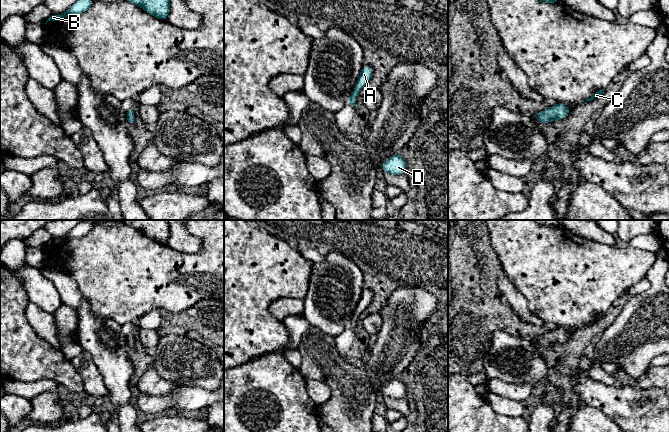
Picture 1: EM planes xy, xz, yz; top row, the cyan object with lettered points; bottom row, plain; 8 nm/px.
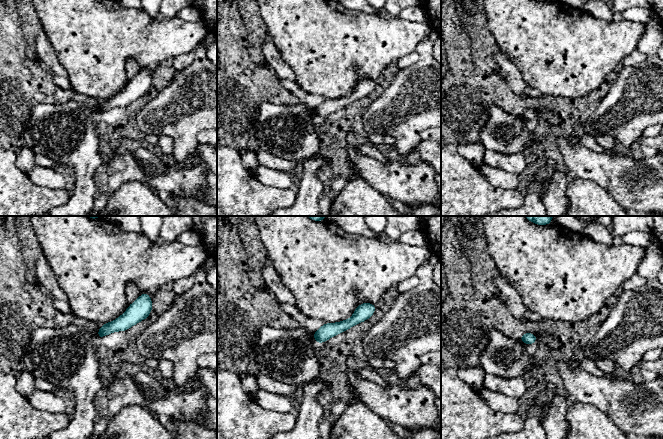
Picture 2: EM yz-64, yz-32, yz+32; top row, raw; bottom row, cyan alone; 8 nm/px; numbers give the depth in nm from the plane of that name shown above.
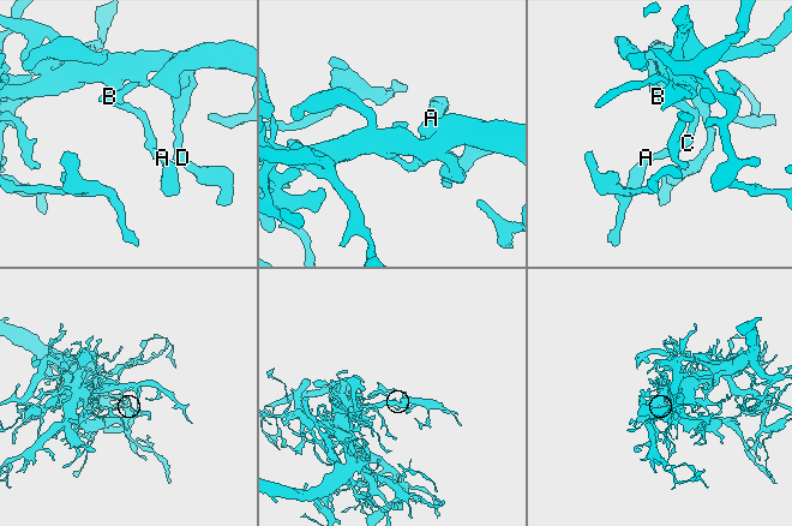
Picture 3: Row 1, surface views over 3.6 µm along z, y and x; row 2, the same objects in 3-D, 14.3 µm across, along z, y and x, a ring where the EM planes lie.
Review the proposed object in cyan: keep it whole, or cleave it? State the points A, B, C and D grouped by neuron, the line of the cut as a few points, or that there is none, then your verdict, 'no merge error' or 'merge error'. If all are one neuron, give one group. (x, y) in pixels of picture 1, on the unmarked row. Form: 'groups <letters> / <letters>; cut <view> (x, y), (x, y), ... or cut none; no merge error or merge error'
groups A B C D; cut none; no merge error

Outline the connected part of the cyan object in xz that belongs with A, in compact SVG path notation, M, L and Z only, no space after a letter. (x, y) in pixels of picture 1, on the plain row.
M363 290L360 300L357 304L357 307L354 311L353 317L350 319L348 323L348 327L353 331L357 324L357 319L361 315L361 313L370 305L372 301L372 290Z

